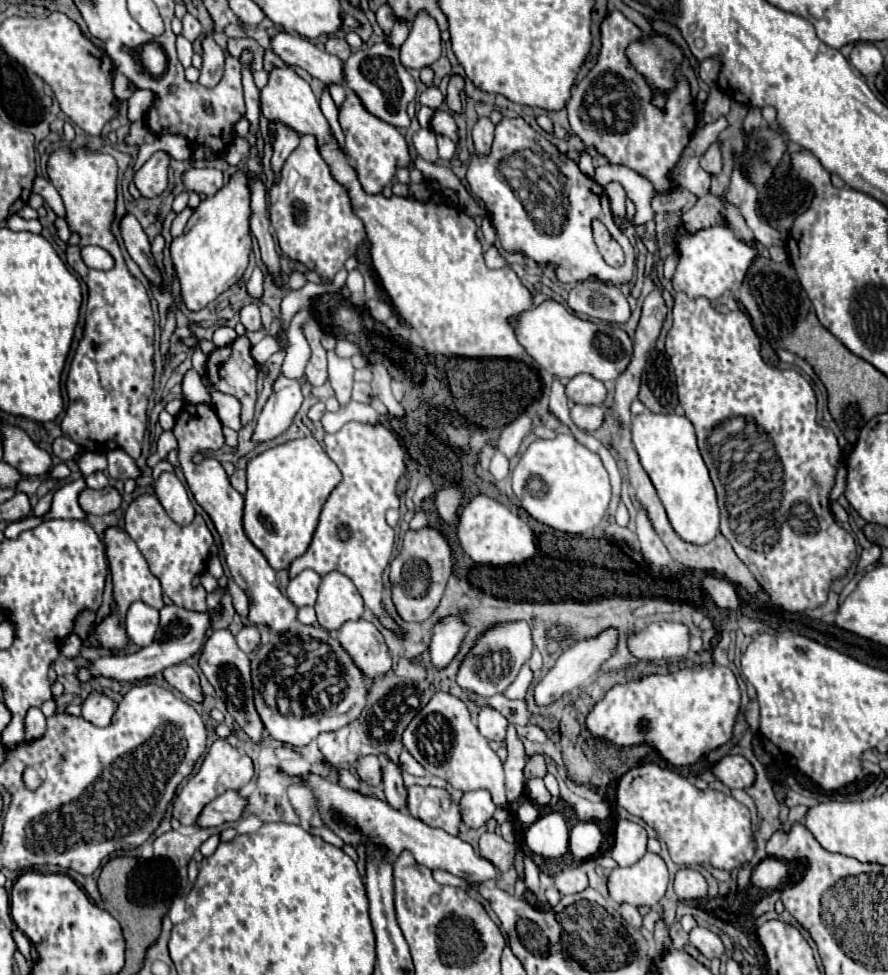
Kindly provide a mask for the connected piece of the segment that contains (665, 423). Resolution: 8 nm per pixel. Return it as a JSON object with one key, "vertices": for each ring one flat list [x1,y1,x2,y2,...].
{"vertices":[[644,411,632,419,632,443,644,471,658,491,674,533,692,545,710,543,718,535,720,511,714,485,696,445,692,423,686,417,674,413,656,415,652,411]]}

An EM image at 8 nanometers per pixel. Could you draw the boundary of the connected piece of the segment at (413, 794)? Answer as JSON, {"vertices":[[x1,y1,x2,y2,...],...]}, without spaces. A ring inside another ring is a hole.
{"vertices":[[408,787,408,811,412,817,424,821,430,827,440,827,452,835,458,835,460,811,452,803,446,789,436,787]]}

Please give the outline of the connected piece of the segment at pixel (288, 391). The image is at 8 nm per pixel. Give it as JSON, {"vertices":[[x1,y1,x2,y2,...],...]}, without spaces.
{"vertices":[[280,375,280,379,274,383,272,397,266,401,258,417,254,439,270,441,280,433,284,433,292,425,292,419,300,409,302,401,304,397,302,397,300,381,290,381,284,375]]}

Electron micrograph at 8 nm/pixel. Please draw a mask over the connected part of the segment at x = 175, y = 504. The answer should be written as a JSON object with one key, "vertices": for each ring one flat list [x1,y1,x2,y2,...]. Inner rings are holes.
{"vertices":[[162,473,160,479,156,481,154,491,164,511,174,523,190,525,190,521,194,519,194,507,186,487,180,483,180,479,174,473]]}

